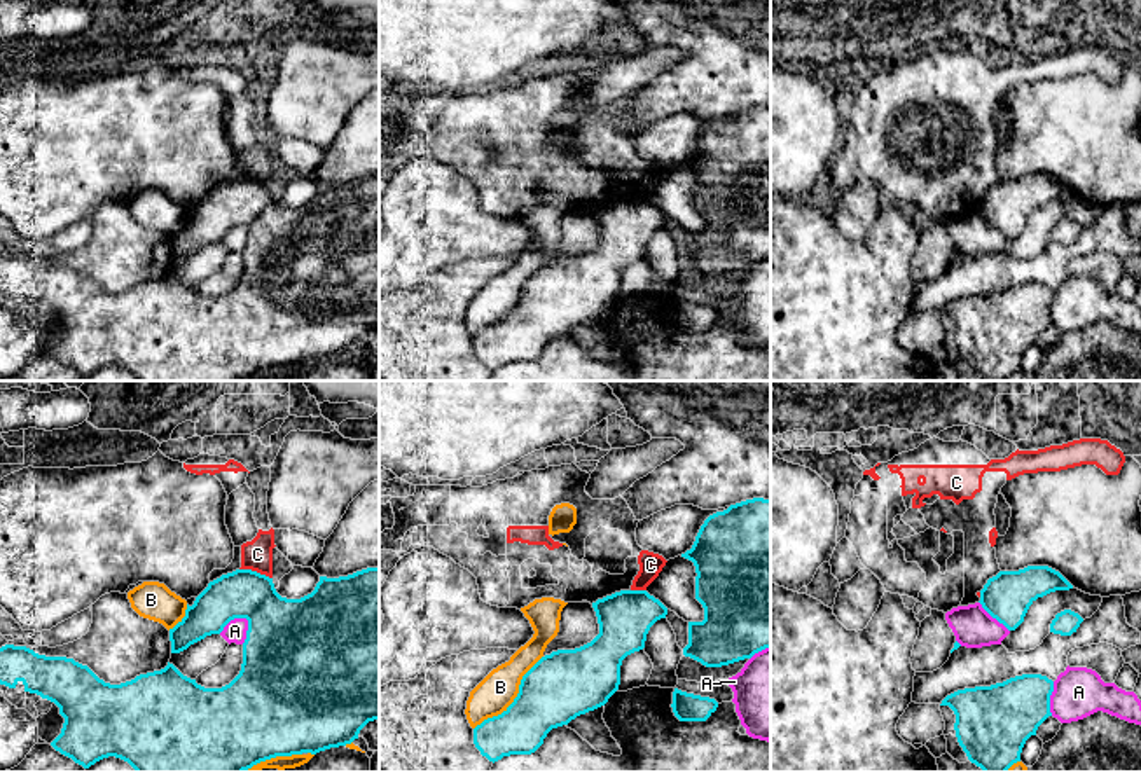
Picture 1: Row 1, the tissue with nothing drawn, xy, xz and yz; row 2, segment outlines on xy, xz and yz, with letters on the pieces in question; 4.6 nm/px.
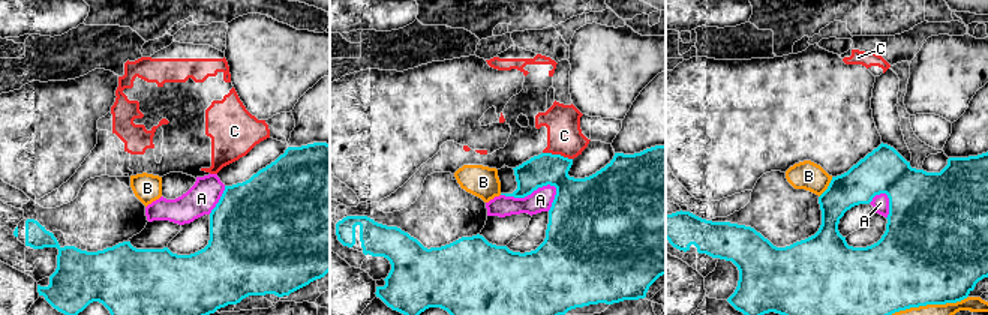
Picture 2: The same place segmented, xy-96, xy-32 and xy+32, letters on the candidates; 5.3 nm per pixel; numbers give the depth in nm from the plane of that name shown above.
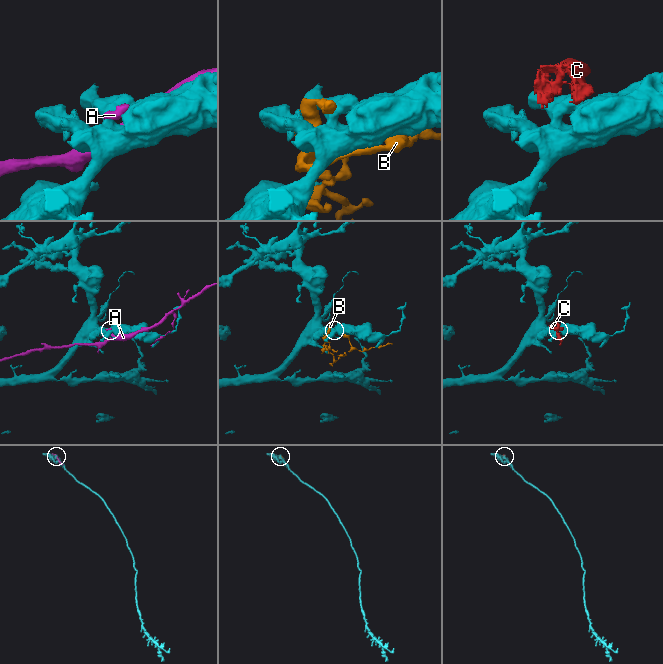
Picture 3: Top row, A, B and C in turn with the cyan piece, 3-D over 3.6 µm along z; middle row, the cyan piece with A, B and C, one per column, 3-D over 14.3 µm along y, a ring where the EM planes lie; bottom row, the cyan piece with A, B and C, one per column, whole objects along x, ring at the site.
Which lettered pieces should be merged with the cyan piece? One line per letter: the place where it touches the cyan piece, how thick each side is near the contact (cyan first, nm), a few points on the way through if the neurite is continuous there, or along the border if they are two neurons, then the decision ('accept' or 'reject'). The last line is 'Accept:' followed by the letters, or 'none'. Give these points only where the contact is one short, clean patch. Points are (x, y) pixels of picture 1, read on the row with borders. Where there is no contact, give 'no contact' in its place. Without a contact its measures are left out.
A: meets cyan in xy at (233, 619); 340 nm thick on the cyan side, 100 nm on the other; reject
B: meets cyan in xz at (516, 697); 320 nm thick on the cyan side, 170 nm on the other; reject
C: meets cyan in xy at (255, 572); 240 nm thick on the cyan side, 140 nm on the other; border along xy (240, 568), (250, 568), (271, 578); reject
Accept: none

